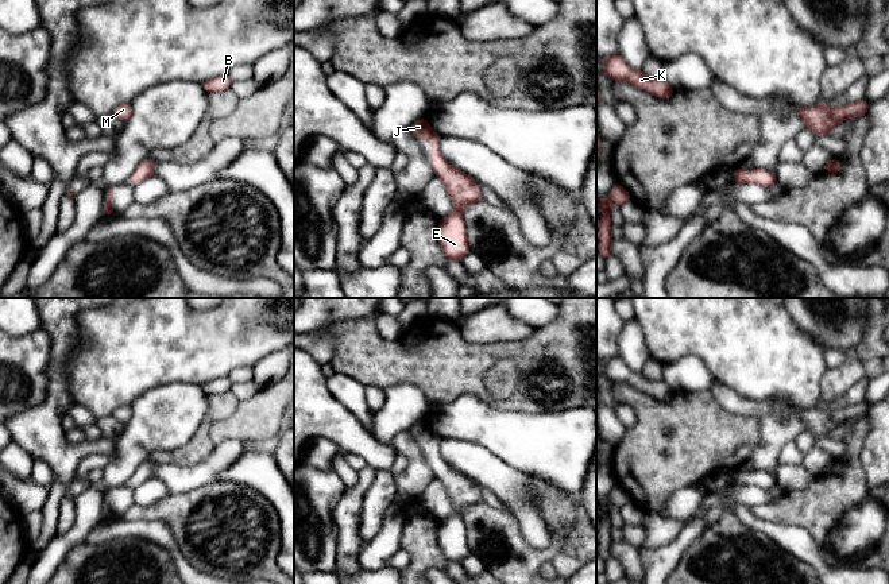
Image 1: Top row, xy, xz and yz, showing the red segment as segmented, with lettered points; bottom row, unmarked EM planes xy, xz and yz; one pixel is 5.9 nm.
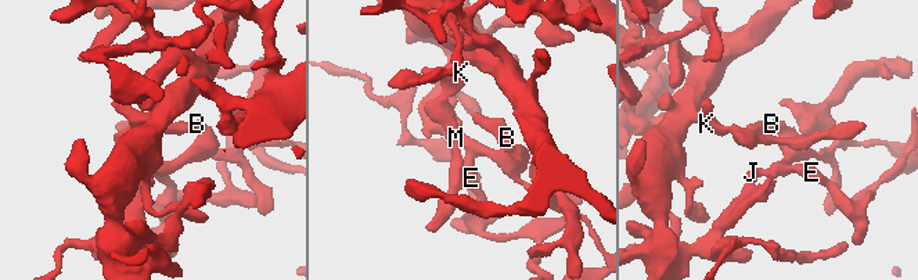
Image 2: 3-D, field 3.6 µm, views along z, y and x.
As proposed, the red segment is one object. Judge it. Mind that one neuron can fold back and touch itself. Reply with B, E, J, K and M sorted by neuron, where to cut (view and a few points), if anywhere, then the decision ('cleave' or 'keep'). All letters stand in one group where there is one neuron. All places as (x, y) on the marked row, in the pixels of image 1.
groups B E J K M; cut none; keep

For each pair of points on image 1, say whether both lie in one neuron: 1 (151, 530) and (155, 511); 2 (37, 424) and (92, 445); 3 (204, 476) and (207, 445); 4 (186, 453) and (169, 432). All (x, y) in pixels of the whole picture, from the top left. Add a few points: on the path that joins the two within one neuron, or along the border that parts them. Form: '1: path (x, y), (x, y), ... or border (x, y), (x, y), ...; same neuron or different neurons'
1: border (122, 517), (126, 519), (163, 521), (177, 541); different neurons
2: path (50, 437), (62, 449), (78, 449); same neuron
3: border (215, 445), (204, 459); different neurons
4: border (201, 422), (184, 445), (154, 451), (150, 455); different neurons

